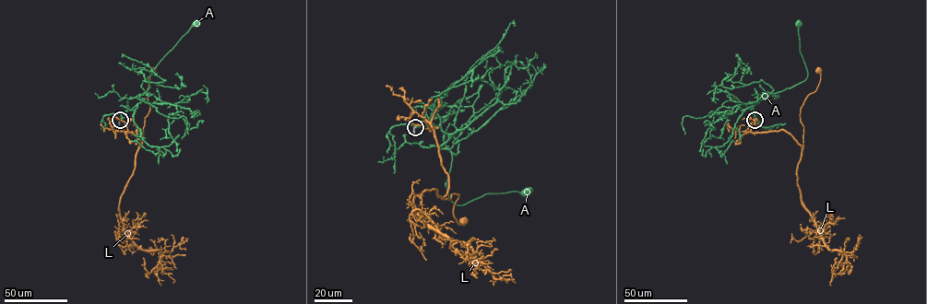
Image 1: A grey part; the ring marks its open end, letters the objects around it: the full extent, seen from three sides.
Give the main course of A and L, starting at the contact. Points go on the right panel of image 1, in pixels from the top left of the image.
A: (754, 119), (751, 110), (759, 100), (770, 93), (790, 87), (807, 76), (800, 52), (799, 23)
L: (754, 120), (751, 123), (752, 133), (784, 130), (802, 148), (801, 108), (817, 87), (820, 78), (818, 69)

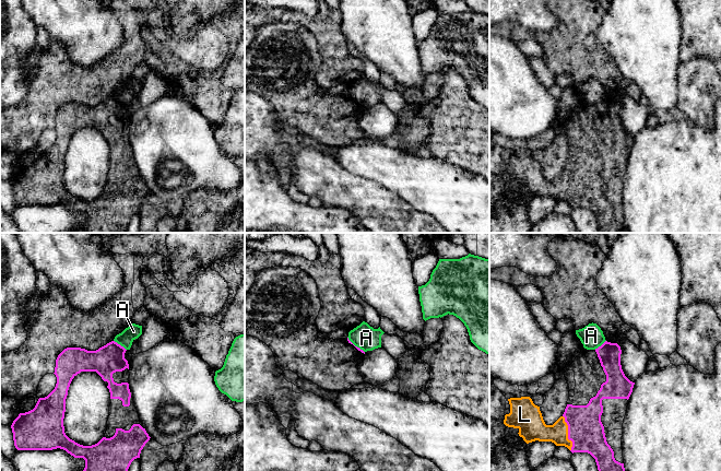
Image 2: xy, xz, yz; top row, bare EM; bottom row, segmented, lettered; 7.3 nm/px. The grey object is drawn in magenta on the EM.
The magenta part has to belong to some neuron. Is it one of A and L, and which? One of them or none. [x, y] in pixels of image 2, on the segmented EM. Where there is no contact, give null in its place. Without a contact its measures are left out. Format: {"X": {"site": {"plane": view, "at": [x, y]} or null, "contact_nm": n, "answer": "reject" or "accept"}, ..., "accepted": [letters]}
{"A": {"site": {"plane": "xy", "at": [119, 344]}, "contact_nm": 120, "answer": "reject"}, "L": {"site": {"plane": "yz", "at": [568, 433]}, "contact_nm": 280, "answer": "accept"}, "accepted": ["L"]}

